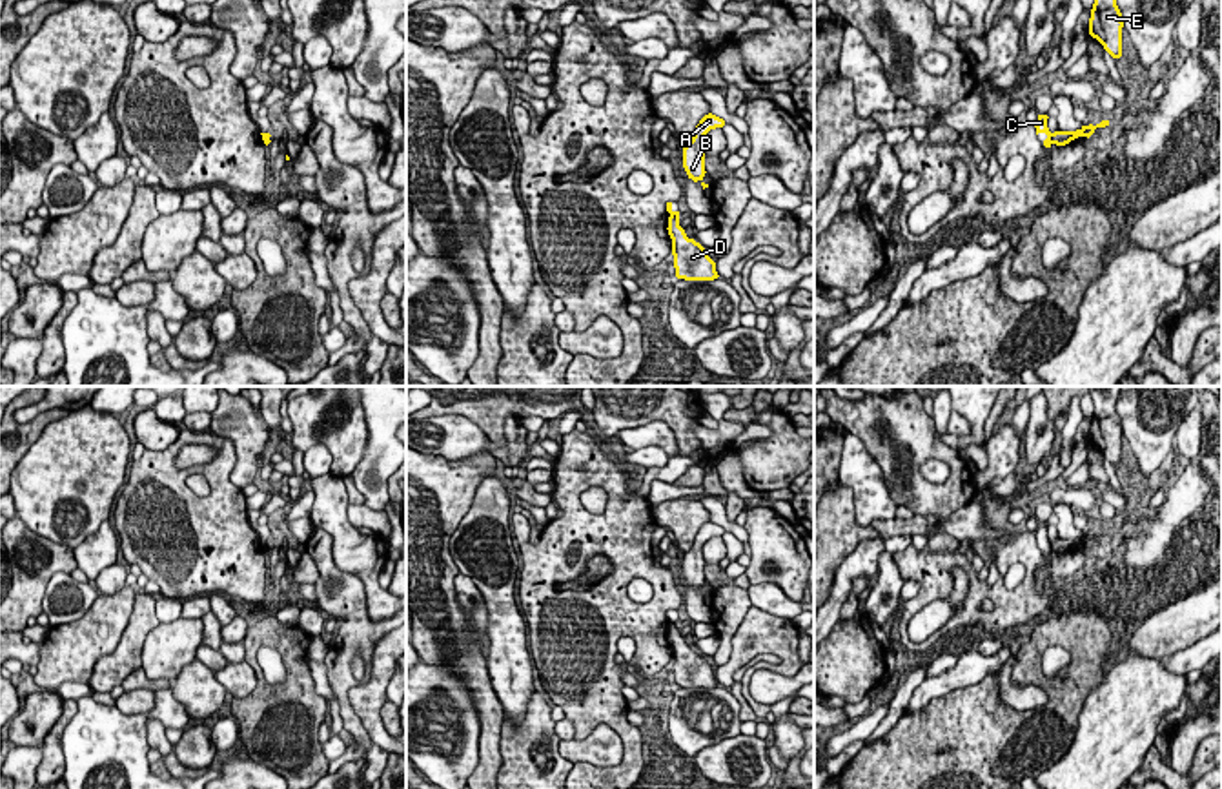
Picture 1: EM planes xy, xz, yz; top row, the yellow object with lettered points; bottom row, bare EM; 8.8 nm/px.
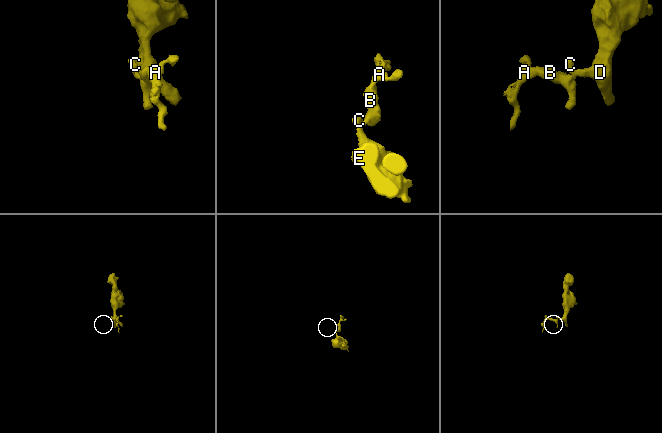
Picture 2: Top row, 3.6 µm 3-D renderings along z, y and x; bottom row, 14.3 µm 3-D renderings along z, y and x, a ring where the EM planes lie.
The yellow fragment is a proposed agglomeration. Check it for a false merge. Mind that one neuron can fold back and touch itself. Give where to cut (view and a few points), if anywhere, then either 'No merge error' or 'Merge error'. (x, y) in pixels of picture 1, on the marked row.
Split along yz (1049, 133), (1053, 143). Merge error

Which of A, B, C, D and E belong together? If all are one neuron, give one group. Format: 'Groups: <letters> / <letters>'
Groups: A B C / D E

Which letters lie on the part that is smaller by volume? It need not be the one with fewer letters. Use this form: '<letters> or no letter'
A, B, C

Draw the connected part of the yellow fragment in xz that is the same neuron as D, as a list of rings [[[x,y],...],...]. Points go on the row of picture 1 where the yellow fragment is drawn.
[[[670,215],[667,230],[672,239],[672,255],[677,279],[714,281],[719,277],[716,262],[699,242],[687,237],[685,230],[679,226],[679,217]]]

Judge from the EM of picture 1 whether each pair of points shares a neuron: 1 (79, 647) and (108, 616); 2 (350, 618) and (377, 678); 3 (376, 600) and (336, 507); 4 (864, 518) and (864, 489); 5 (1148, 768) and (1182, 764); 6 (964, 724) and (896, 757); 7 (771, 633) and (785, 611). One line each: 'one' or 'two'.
1: one
2: two
3: one
4: one
5: two
6: one
7: two

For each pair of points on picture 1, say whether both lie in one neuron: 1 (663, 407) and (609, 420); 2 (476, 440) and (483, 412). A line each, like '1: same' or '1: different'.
1: same
2: different

